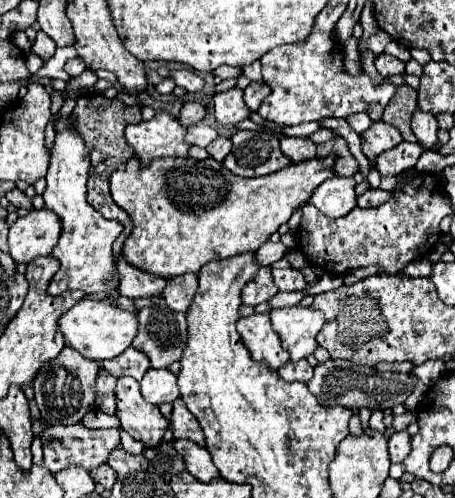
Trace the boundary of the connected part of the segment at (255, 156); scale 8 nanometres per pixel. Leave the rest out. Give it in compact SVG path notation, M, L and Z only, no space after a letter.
M237 130L231 136L231 142L233 150L223 164L237 176L267 176L291 164L279 150L279 140L269 132Z

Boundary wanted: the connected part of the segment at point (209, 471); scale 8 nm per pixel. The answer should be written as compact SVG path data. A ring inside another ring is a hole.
M173 440L173 446L177 446L177 452L181 452L181 456L185 456L185 464L189 464L187 472L191 472L197 480L211 482L221 476L207 448L197 446L191 440Z

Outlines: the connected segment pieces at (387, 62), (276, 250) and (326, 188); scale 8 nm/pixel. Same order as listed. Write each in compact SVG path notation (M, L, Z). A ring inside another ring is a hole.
M387 52L377 54L377 58L375 58L375 68L377 68L385 78L387 78L387 76L393 76L393 74L403 74L403 72L405 72L405 64L403 64L399 58L395 58L395 56L387 54Z
M265 242L259 250L257 250L257 254L255 254L255 260L261 264L261 266L271 266L275 260L279 260L279 258L283 258L285 256L285 246L281 244L281 242Z
M329 178L319 184L309 200L329 218L341 218L357 206L355 196L355 180L353 178Z

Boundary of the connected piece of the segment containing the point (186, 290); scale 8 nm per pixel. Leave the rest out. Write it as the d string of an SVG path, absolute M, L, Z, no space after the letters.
M197 274L173 276L173 280L169 280L169 288L165 288L165 292L163 292L165 304L173 310L187 312L193 302L193 296L197 292L197 286L199 286Z

